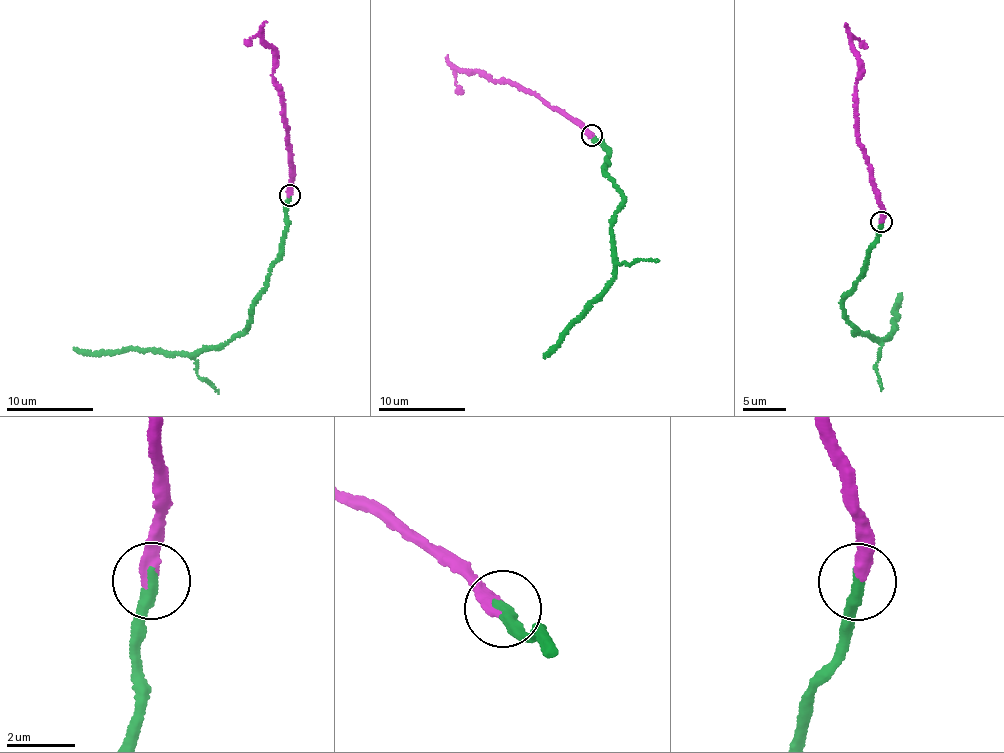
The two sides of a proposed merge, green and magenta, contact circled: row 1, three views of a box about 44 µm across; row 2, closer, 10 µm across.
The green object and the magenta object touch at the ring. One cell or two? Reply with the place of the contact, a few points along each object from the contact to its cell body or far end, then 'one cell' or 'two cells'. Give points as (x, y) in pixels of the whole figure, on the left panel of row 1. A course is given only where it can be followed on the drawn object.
(289, 195) | green via (290, 194), (281, 251), (252, 304), (245, 331), (216, 346), (180, 353), (91, 353), (73, 347) | magenta via (290, 194), (282, 88), (272, 76), (273, 47), (254, 36), (248, 44) | one cell

